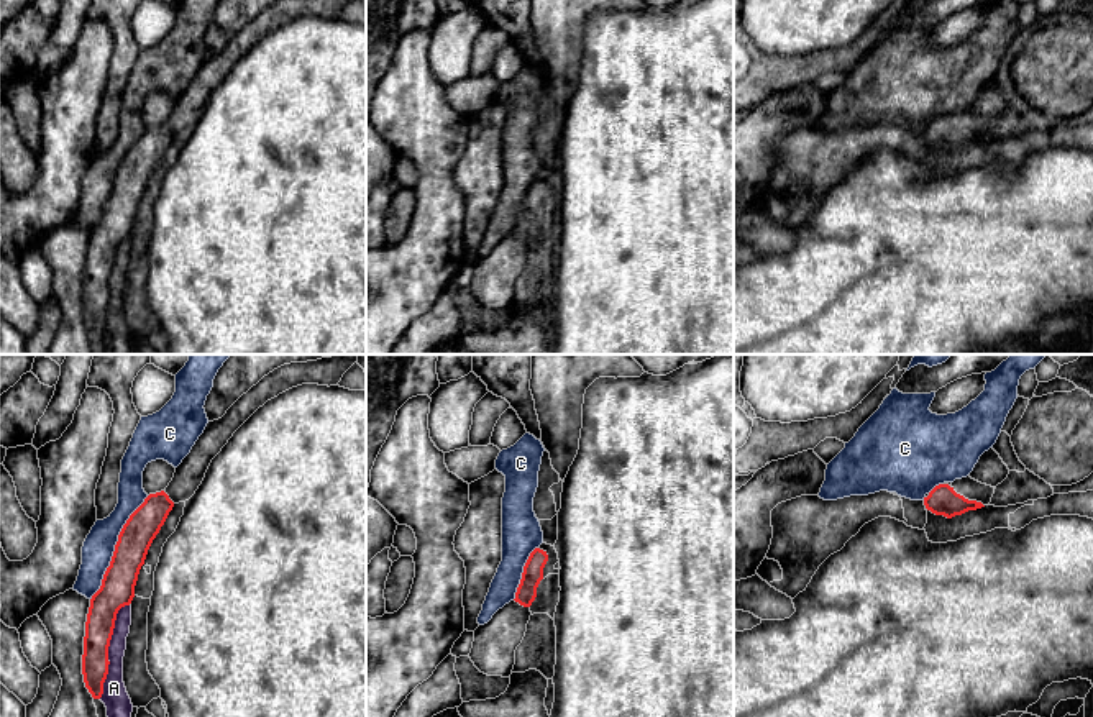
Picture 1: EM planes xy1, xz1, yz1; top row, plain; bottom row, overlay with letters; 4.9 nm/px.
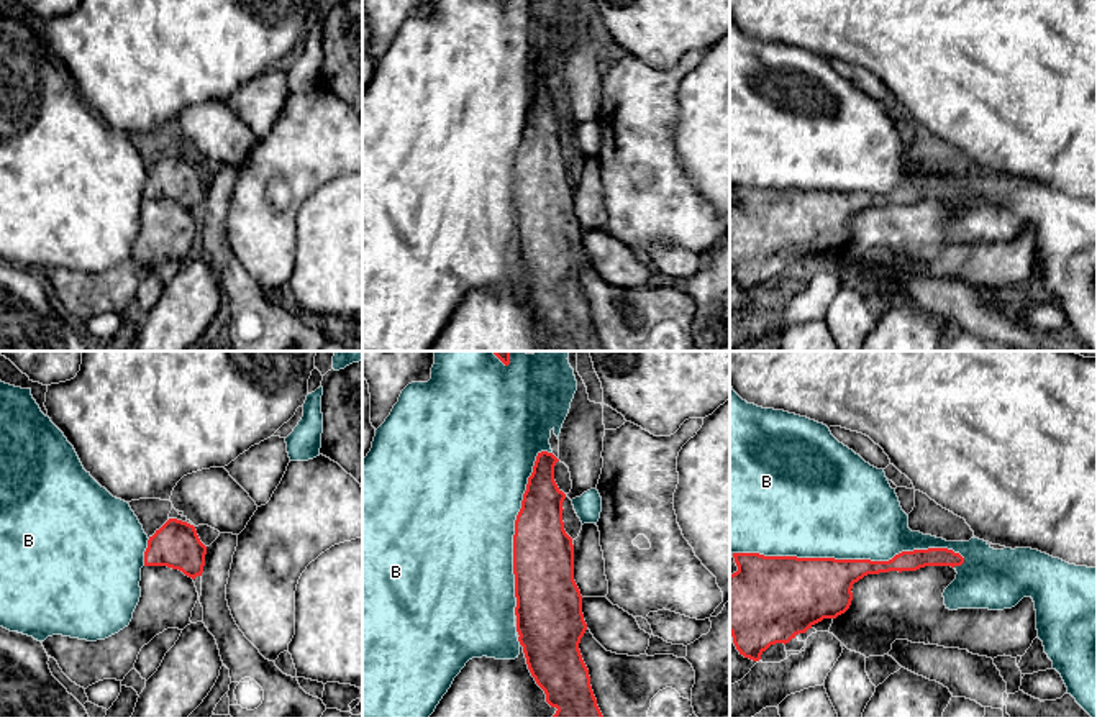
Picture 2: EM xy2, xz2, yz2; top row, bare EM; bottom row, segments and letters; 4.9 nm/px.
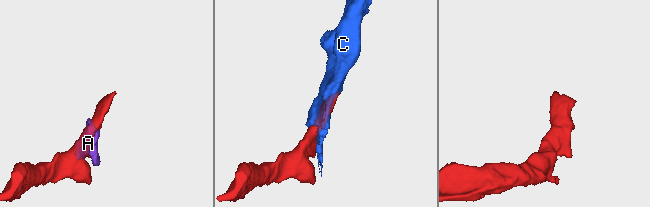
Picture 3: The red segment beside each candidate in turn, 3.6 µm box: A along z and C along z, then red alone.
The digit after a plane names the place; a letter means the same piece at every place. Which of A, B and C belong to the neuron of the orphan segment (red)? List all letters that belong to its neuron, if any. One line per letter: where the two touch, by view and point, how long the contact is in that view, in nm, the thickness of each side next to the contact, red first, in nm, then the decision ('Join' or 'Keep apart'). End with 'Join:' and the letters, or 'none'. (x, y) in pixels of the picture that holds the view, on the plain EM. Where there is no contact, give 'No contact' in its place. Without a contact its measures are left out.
A: Touches red at xy1 (107, 283). Shared border 480 nm. Thickness 150 nm (red) against 130 nm. Keep apart
B: Touches red at yz2 (850, 192). Shared border 1150 nm. Thickness 320 nm (red) against 500 nm. Keep apart
C: Touches red at xy1 (115, 181). Shared border 600 nm. Thickness 170 nm (red) against 150 nm. Keep apart
Join: none

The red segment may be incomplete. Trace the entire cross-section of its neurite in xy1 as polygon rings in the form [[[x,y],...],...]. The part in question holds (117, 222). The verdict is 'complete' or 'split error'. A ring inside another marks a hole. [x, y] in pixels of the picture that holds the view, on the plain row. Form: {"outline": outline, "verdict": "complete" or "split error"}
{"outline": [[[277,0],[243,26],[226,46],[208,54],[190,85],[176,100],[169,118],[149,126],[123,158],[100,221],[92,228],[85,254],[82,307],[94,331],[103,327],[108,307],[108,279],[117,246],[130,238],[148,182],[179,135],[189,133],[202,116],[212,92],[233,66],[268,33],[302,18],[338,18],[350,0]]], "verdict": "split error"}

